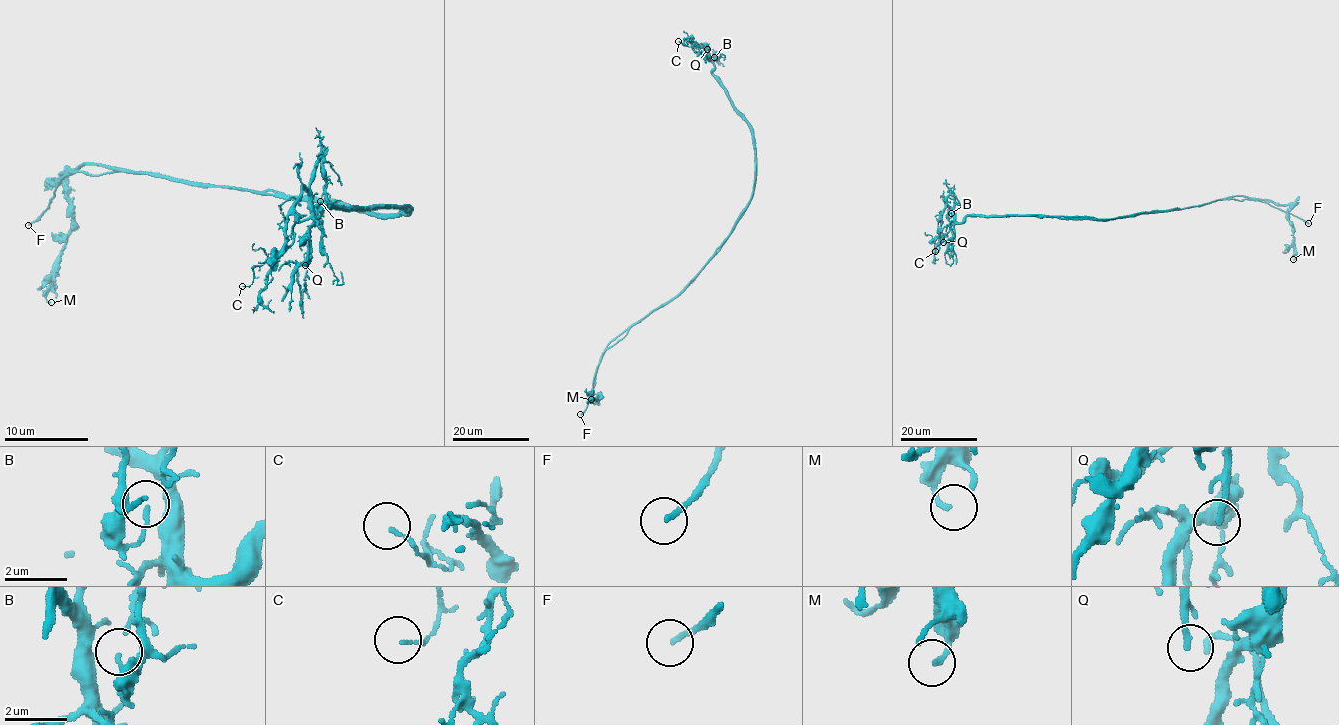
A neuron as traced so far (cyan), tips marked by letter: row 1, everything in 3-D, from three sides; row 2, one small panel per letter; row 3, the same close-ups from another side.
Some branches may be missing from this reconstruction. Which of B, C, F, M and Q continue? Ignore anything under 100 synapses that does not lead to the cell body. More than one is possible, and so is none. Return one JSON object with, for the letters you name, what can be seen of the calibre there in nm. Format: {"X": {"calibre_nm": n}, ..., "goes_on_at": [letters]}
{"F": {"calibre_nm": 160}, "goes_on_at": ["F"]}

